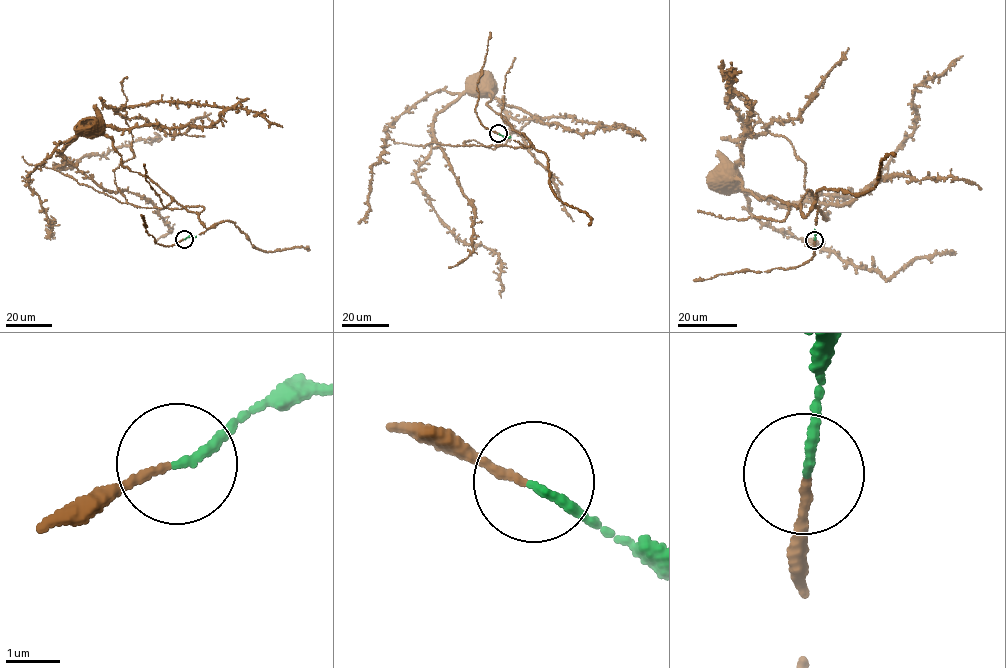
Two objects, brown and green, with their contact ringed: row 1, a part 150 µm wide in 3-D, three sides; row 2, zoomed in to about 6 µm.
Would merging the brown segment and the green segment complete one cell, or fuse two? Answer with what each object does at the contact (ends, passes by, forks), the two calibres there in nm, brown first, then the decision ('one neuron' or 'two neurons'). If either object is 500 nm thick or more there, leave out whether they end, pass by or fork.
brown ends there; green ends there; 120 nm thick on the brown side, 160 nm on the other; one neuron

